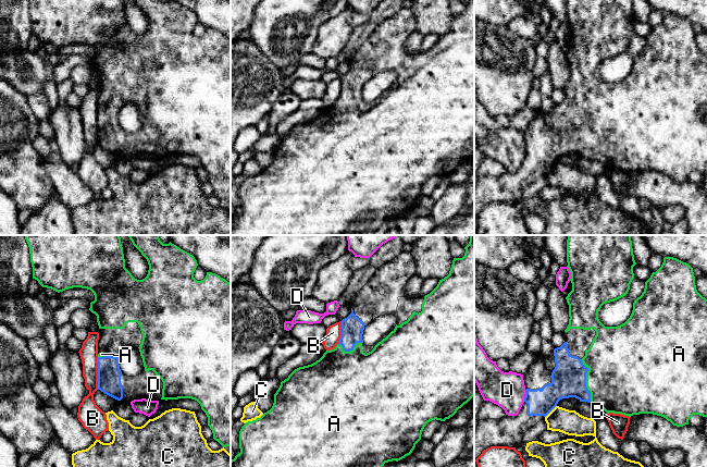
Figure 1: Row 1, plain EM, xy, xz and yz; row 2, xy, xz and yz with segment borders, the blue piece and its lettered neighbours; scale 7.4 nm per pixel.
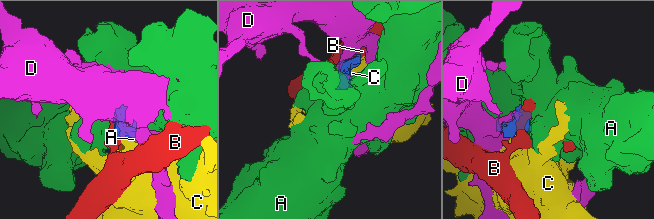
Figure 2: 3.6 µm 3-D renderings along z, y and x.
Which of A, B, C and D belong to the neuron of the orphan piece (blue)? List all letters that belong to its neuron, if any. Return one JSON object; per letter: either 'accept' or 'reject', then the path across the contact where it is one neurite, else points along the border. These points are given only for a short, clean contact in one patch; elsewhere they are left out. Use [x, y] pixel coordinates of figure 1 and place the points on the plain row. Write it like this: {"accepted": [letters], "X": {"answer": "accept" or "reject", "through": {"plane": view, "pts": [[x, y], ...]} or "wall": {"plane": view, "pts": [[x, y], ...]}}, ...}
{"accepted": ["A"], "A": {"answer": "accept"}, "B": {"answer": "reject"}, "C": {"answer": "reject", "wall": {"plane": "yz", "pts": [[556, 161], [545, 173]]}}, "D": {"answer": "reject", "wall": {"plane": "yz", "pts": [[525, 146], [523, 157]]}}}

